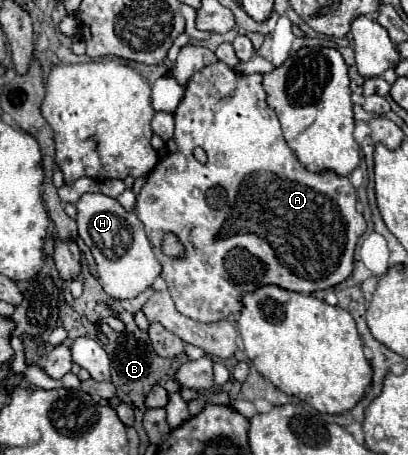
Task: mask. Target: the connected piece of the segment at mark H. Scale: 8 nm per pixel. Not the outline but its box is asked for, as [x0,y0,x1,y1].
[77,193,161,299]

